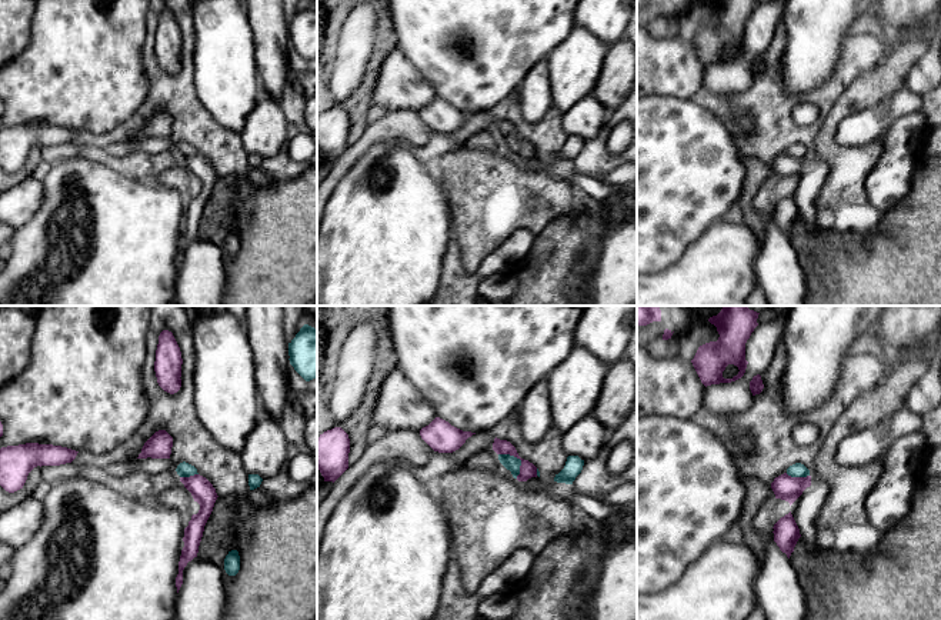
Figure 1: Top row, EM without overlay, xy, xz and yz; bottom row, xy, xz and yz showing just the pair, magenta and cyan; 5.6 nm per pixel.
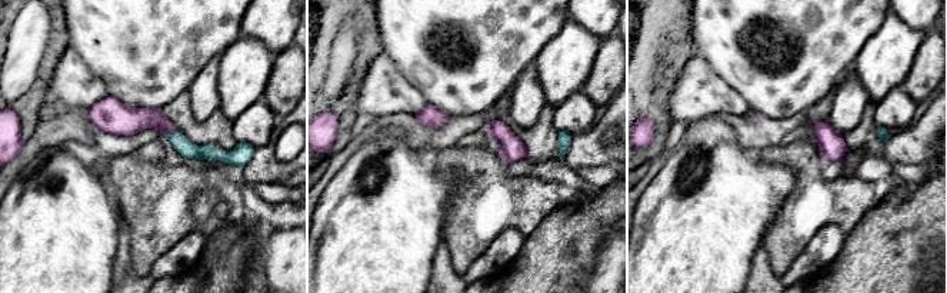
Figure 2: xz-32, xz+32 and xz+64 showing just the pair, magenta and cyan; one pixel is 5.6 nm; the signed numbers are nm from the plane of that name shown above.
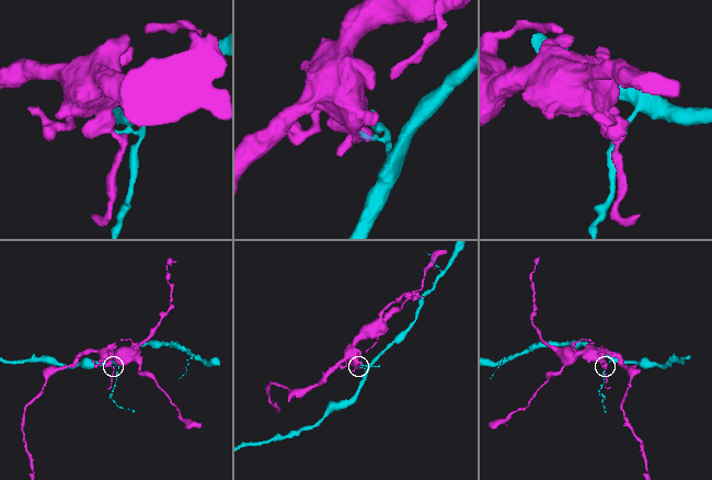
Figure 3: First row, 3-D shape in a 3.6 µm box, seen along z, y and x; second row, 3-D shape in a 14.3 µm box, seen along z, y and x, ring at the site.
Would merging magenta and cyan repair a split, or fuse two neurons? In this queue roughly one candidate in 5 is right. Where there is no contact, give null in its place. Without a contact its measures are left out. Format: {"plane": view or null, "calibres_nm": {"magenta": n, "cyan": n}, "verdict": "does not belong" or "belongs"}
{"plane": "xz", "calibres_nm": {"magenta": 90, "cyan": 90}, "verdict": "does not belong"}

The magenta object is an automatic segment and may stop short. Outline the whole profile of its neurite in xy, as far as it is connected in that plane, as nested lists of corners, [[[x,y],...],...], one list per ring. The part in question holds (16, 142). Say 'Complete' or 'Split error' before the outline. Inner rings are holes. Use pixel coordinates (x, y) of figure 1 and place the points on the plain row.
Complete. [[[26,123],[0,129],[0,166],[14,173],[23,169],[29,153],[37,146],[60,146],[71,143],[79,131],[53,126]]]

